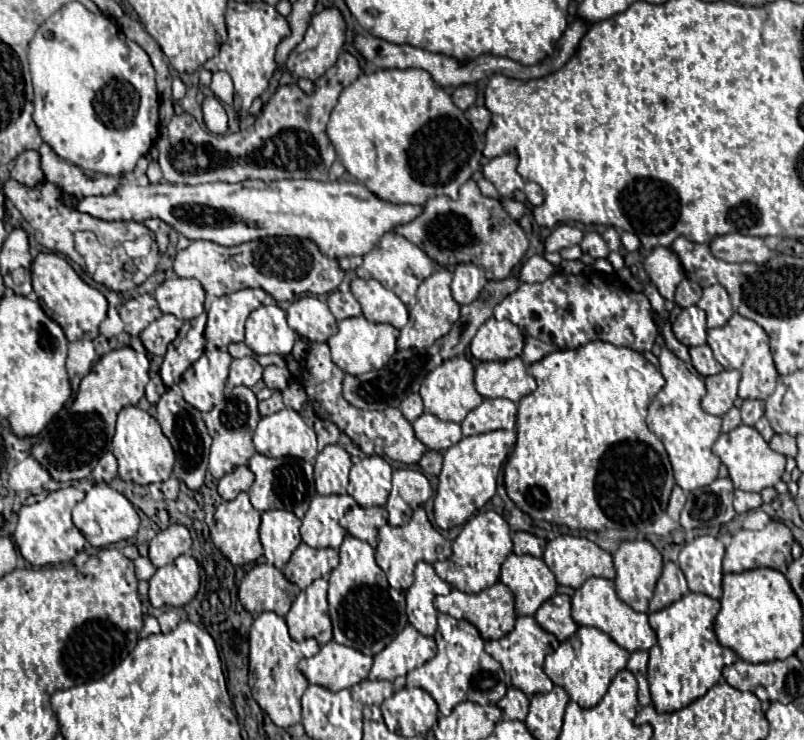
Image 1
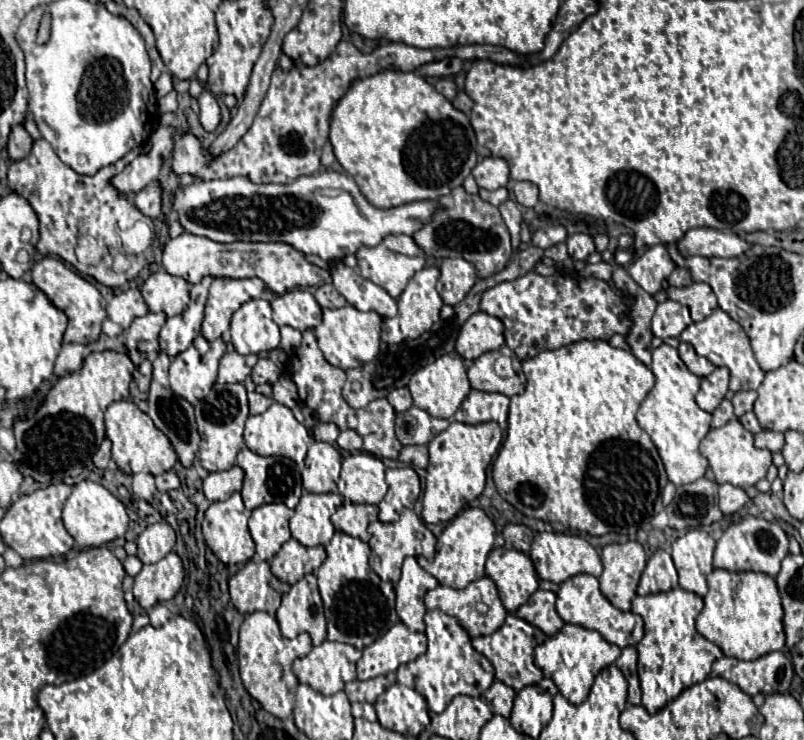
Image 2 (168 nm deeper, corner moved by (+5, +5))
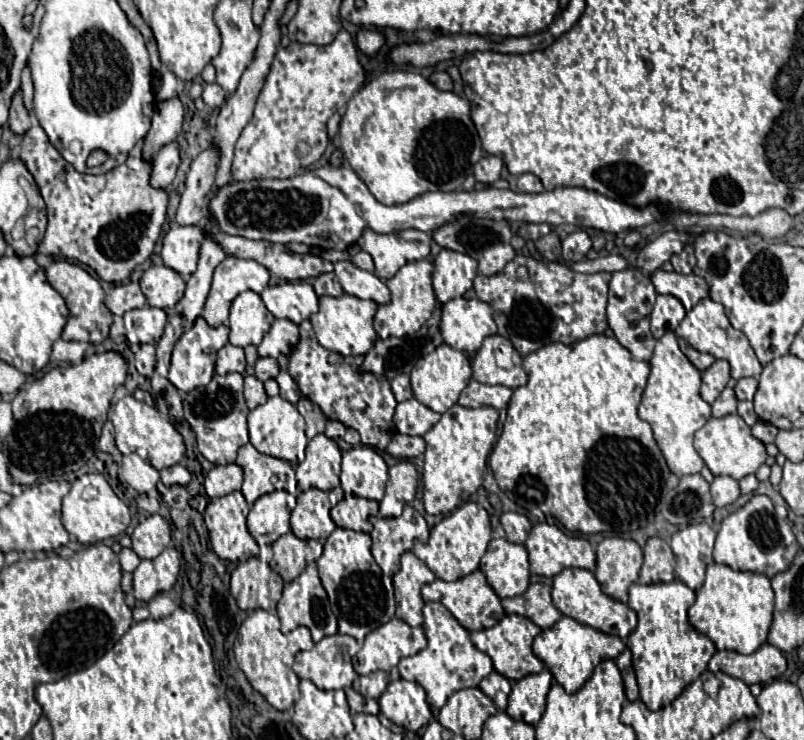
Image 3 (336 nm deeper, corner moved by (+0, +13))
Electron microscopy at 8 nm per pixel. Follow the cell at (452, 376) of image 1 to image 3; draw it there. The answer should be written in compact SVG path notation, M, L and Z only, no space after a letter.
M440 344L434 352L430 352L428 356L422 356L410 372L414 398L438 414L444 414L450 406L458 402L458 396L466 388L470 378L472 378L472 368L470 368L468 358L460 350L454 350L446 344Z

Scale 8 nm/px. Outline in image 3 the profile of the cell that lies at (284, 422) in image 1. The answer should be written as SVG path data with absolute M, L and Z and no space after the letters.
M274 396L270 398L266 404L250 410L248 414L248 432L250 432L250 444L268 456L286 460L290 464L300 464L304 460L304 448L308 444L308 438L304 434L304 418L302 414L296 410L296 406L292 406L288 400Z

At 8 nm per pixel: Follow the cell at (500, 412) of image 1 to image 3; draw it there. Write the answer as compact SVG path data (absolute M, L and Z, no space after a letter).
M470 380L466 388L462 390L458 404L466 408L480 408L480 406L492 406L496 410L502 410L508 406L508 400L512 396L512 390L506 386L488 386L476 380Z

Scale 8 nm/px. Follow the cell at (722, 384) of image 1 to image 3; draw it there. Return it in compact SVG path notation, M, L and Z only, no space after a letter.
M716 360L710 368L706 368L702 372L702 390L700 390L700 396L712 404L720 392L726 388L730 380L730 364L726 360Z

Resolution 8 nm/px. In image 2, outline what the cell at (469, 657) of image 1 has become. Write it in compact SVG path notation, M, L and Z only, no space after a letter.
M441 610L427 612L425 624L427 624L425 634L429 640L427 652L413 662L401 664L397 670L397 682L415 688L419 694L423 694L429 708L437 714L443 712L443 708L447 708L447 704L457 694L479 698L483 692L487 692L487 688L495 682L495 670L493 664L483 654L475 652L467 630L453 616L447 616Z

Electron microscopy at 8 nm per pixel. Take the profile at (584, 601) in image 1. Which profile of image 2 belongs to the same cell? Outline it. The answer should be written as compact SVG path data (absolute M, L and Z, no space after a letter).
M577 574L561 584L561 588L557 592L557 612L565 622L597 630L607 642L617 644L619 648L635 646L643 638L643 620L633 612L623 612L623 610L615 608L601 594L599 580L591 574Z

